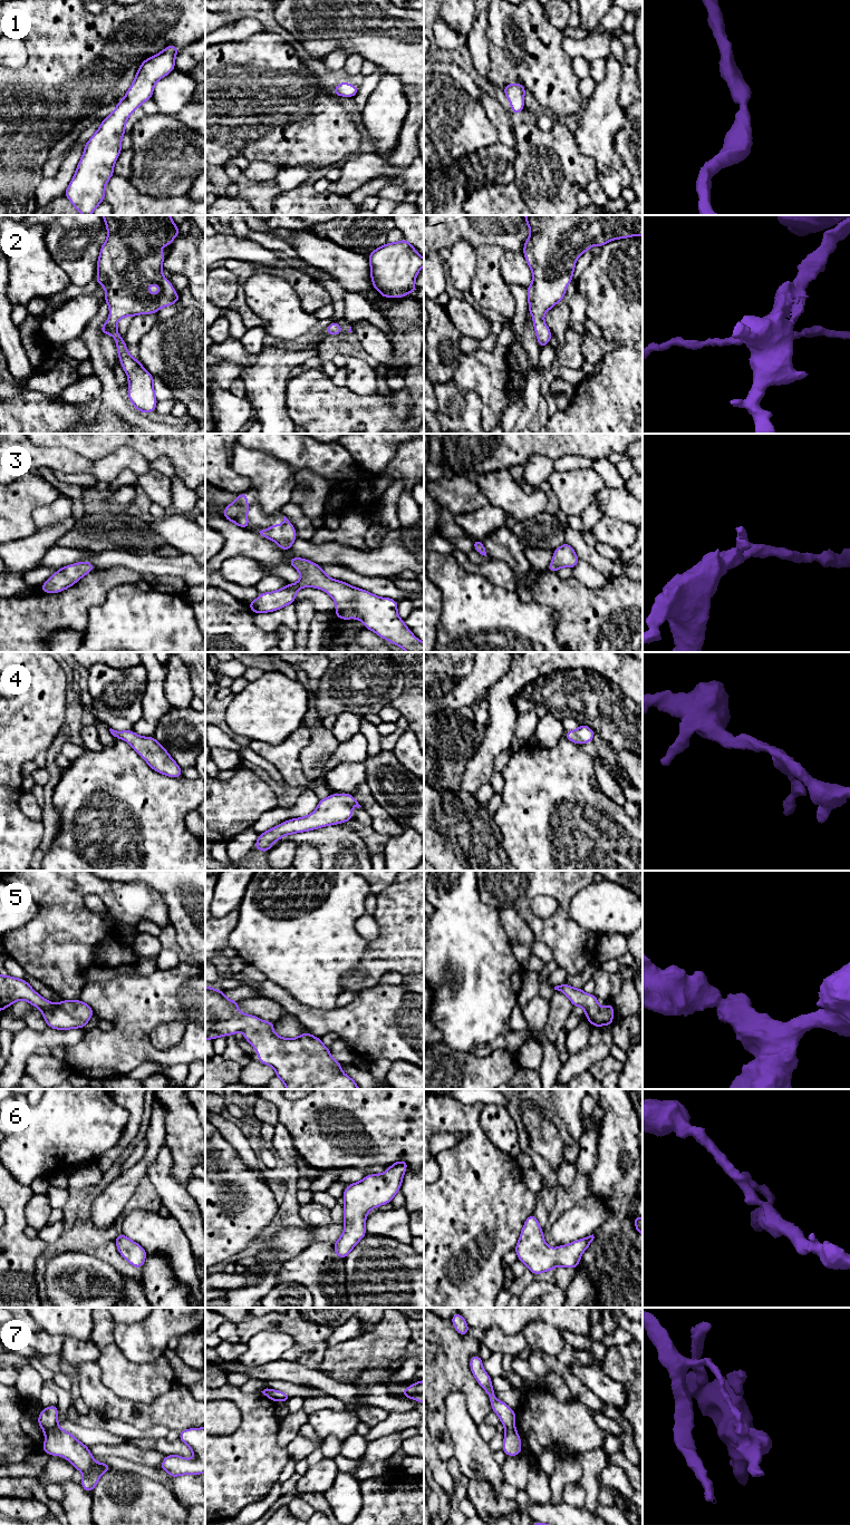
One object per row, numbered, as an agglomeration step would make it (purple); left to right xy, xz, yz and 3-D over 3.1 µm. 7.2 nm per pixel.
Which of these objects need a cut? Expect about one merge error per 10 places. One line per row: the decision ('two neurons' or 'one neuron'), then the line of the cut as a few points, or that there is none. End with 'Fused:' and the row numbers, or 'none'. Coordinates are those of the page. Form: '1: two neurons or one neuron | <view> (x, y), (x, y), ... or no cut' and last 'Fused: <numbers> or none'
1: one neuron | no cut
2: one neuron | no cut
3: one neuron | no cut
4: one neuron | no cut
5: one neuron | no cut
6: one neuron | no cut
7: two neurons | xy (57, 1425), (45, 1430)
Fused: 7

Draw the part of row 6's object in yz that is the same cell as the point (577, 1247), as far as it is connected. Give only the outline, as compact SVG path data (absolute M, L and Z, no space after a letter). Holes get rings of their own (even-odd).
M532 1213L524 1222L514 1251L518 1260L537 1275L549 1272L557 1266L577 1269L582 1253L589 1247L593 1239L592 1234L567 1245L552 1249L545 1243L543 1231Z

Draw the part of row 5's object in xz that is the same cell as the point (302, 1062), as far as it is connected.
M211 985L205 988L205 1040L214 1040L219 1037L235 1035L239 1031L244 1033L244 1039L252 1045L258 1052L259 1062L269 1065L276 1070L276 1076L286 1085L287 1089L360 1089L355 1080L342 1072L341 1063L337 1062L330 1055L320 1038L305 1032L296 1038L287 1039L273 1032L274 1022L262 1021L255 1016L240 1013L239 1001L231 1001L224 995L224 991L215 990Z

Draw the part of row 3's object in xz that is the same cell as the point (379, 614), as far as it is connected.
M291 557L289 563L301 574L301 579L274 592L260 593L254 601L248 603L253 613L283 609L294 602L300 589L311 586L325 591L334 599L337 619L358 619L366 629L406 652L424 652L424 642L419 641L398 616L397 601L331 579L321 566L309 560Z

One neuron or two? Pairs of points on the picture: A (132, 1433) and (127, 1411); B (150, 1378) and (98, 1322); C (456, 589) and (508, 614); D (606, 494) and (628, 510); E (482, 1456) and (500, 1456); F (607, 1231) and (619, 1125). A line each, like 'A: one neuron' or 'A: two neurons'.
A: two neurons
B: one neuron
C: one neuron
D: one neuron
E: two neurons
F: one neuron

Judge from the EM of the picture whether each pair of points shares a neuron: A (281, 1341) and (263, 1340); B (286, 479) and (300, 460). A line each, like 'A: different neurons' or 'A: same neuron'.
A: same neuron
B: different neurons

